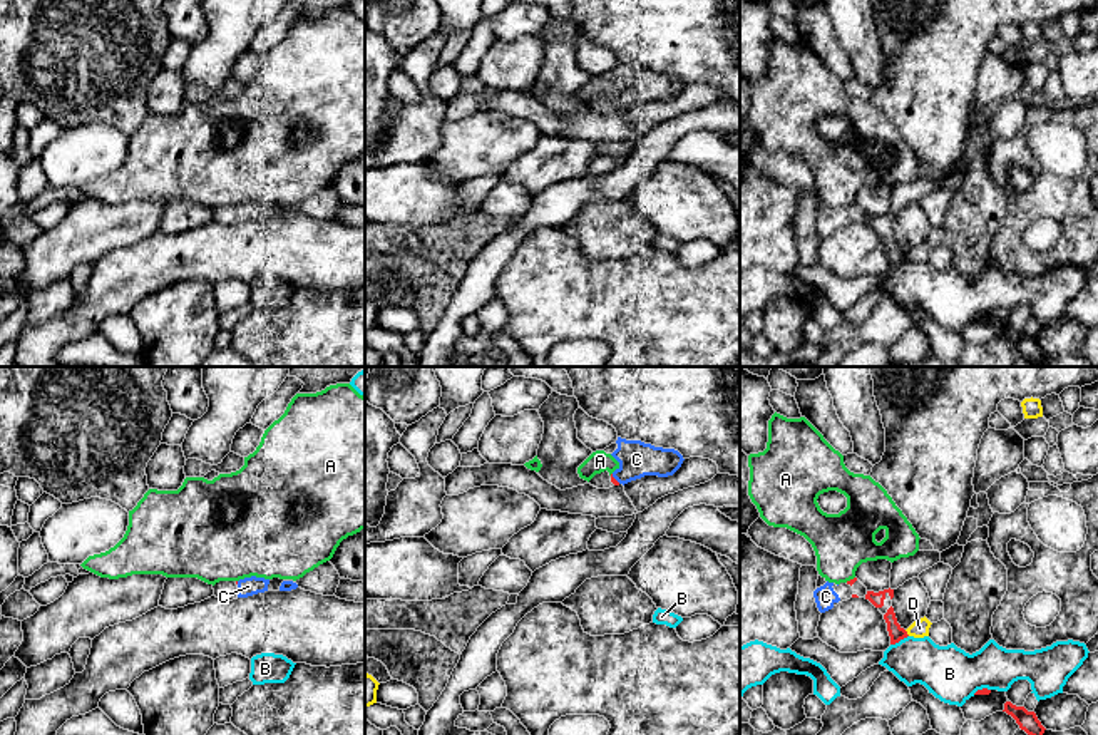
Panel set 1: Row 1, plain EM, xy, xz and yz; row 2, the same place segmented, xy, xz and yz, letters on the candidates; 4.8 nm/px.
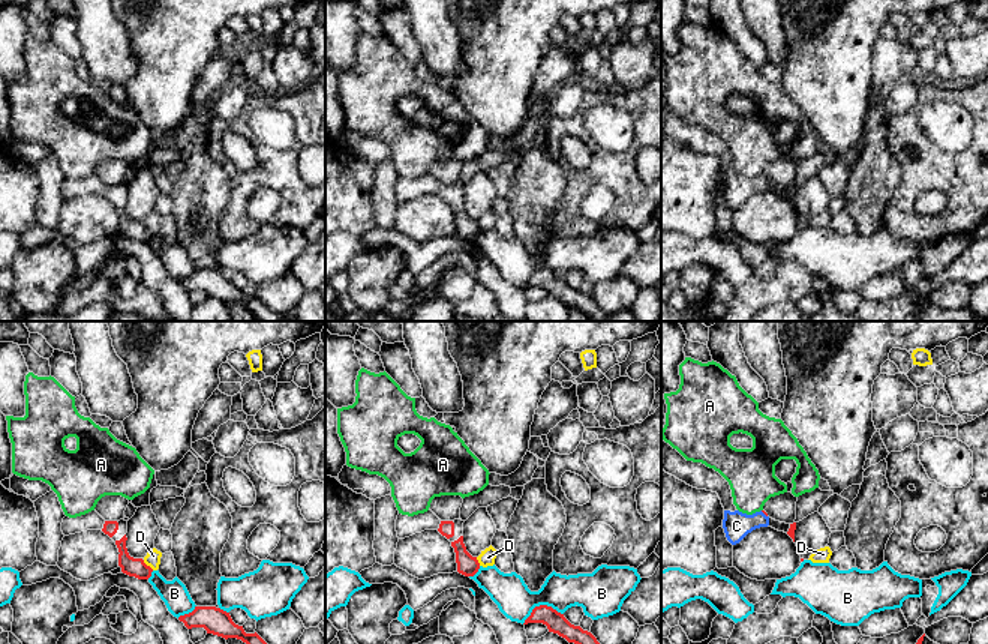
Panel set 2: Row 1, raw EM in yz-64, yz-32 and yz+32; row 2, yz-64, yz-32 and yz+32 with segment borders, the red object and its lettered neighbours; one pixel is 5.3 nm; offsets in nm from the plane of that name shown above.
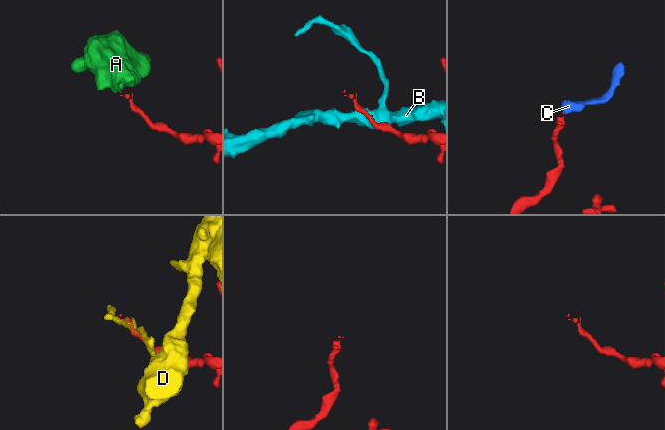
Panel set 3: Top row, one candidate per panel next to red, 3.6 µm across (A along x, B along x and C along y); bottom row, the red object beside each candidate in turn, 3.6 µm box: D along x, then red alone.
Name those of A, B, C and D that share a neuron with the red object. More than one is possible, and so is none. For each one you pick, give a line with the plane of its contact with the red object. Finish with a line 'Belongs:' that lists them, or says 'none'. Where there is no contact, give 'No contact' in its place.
C: Touches red in xz
Belongs: C

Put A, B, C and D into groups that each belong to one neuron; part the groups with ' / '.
A / B / C / D

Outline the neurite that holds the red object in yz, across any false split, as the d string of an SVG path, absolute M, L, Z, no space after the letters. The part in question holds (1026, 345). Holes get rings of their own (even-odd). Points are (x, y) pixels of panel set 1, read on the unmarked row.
M1011 326L1004 328L1003 337L1011 340L1019 353L1024 355L1028 360L1041 365L1046 353L1041 350L1034 337L1028 337L1024 332L1016 332Z

